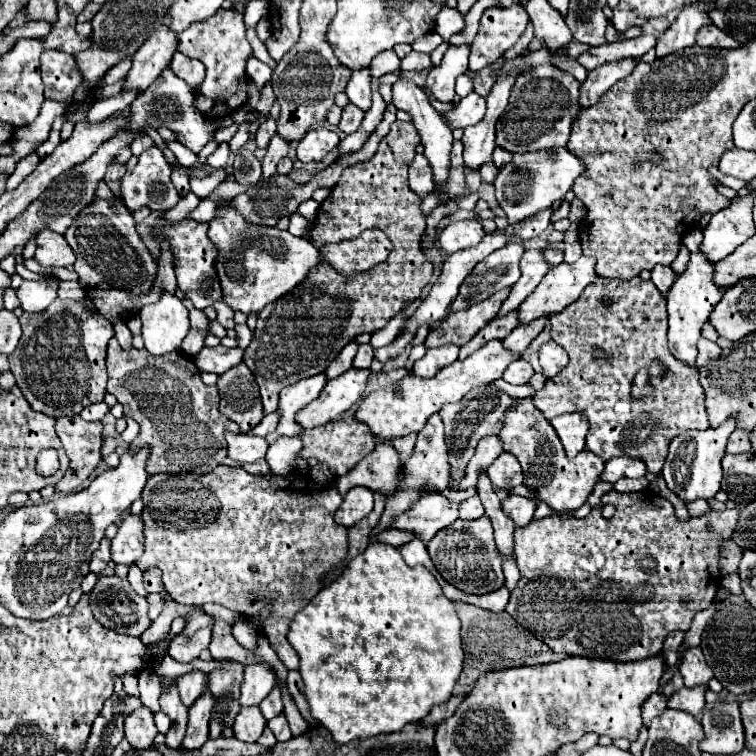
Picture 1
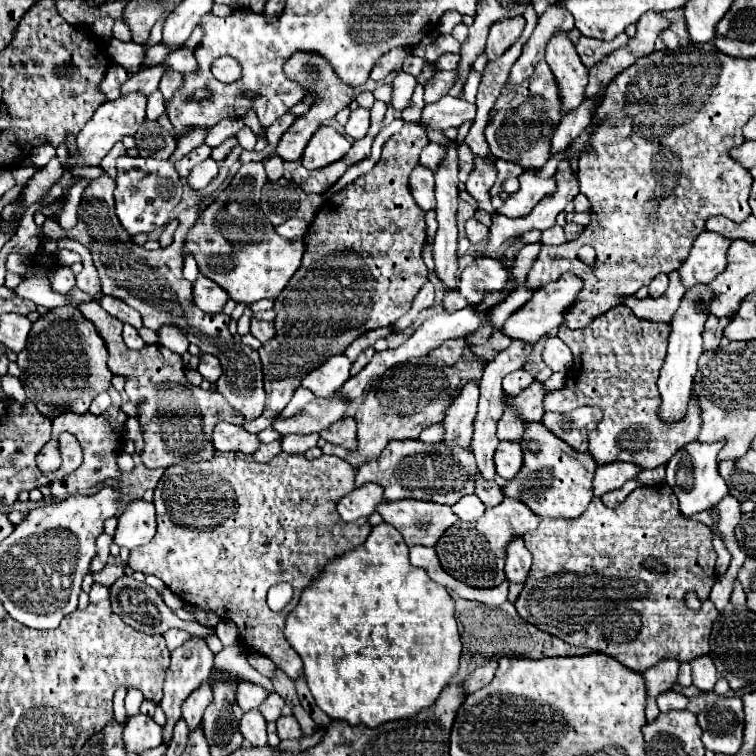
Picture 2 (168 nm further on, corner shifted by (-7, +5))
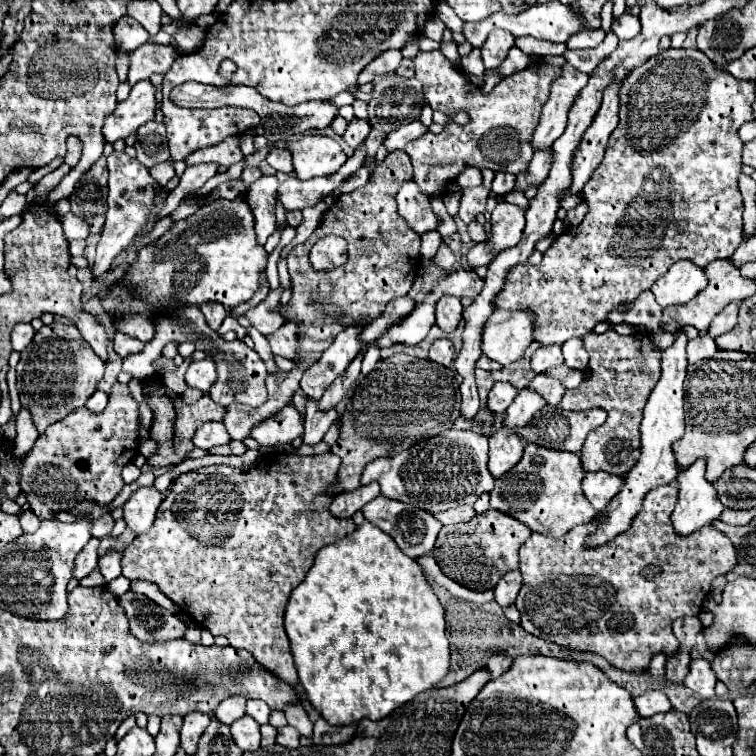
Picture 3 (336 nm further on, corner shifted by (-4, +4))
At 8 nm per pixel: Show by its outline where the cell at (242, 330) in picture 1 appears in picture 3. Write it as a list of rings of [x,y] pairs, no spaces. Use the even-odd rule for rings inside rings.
[[[285,322],[279,330],[275,330],[273,334],[265,336],[269,346],[271,346],[271,352],[275,356],[283,356],[283,358],[289,358],[289,360],[295,360],[297,354],[299,354],[299,346],[297,346],[297,330],[293,328],[291,322]]]

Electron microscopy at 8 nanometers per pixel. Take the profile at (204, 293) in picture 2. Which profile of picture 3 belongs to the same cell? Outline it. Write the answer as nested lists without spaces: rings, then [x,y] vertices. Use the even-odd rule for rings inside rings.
[[[203,302],[203,304],[201,304],[201,312],[205,314],[205,320],[207,320],[207,324],[209,324],[213,330],[219,330],[223,318],[227,316],[225,306],[221,306],[219,302]]]

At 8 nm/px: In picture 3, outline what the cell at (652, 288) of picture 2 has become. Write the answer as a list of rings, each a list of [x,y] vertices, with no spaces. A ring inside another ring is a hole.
[[[645,290],[639,294],[639,298],[635,302],[629,304],[629,308],[621,306],[619,310],[613,310],[607,314],[605,320],[613,322],[613,324],[627,322],[633,326],[645,326],[647,330],[657,332],[659,324],[661,324],[661,306],[657,306],[653,292]]]

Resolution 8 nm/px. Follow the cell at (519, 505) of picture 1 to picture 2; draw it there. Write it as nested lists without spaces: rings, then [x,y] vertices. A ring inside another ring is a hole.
[[[504,499],[500,505],[486,509],[486,513],[478,521],[456,521],[456,525],[448,527],[444,537],[436,543],[436,553],[442,563],[442,567],[458,581],[490,589],[506,581],[504,575],[504,561],[506,561],[506,547],[512,537],[522,537],[526,531],[534,531],[540,523],[540,517],[536,517],[530,509],[526,509],[524,503],[514,499]]]

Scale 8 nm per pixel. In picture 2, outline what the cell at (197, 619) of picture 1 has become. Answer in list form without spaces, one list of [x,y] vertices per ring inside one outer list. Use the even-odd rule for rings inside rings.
[[[194,637],[194,639],[186,641],[182,647],[178,647],[178,649],[172,651],[172,663],[170,663],[170,667],[168,667],[168,677],[166,677],[166,683],[164,683],[164,699],[162,699],[162,703],[160,703],[162,711],[166,713],[166,725],[162,727],[162,729],[164,729],[164,743],[170,743],[170,739],[172,739],[174,725],[176,725],[176,721],[178,721],[180,715],[182,715],[182,713],[180,713],[182,703],[186,701],[186,697],[188,697],[194,689],[198,689],[202,683],[208,681],[212,667],[214,667],[214,653],[208,649],[208,645],[206,645],[204,639]]]

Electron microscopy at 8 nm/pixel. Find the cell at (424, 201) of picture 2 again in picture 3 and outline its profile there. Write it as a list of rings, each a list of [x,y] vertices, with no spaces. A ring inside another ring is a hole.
[[[409,180],[401,186],[397,194],[397,204],[401,216],[405,216],[405,220],[409,222],[409,226],[413,226],[413,230],[417,230],[417,234],[437,228],[439,218],[431,208],[429,196],[417,186],[415,180]]]

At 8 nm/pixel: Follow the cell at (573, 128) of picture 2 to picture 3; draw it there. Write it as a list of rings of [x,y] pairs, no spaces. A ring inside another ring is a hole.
[[[553,148],[535,150],[535,156],[533,156],[527,172],[517,176],[517,186],[515,188],[523,192],[525,186],[529,186],[529,184],[537,184],[539,186],[547,178],[547,174],[551,170],[551,162],[553,162]]]

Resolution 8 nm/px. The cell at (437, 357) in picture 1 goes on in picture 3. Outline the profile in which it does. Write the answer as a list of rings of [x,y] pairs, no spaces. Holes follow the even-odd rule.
[[[441,338],[437,340],[431,350],[429,350],[429,360],[433,362],[439,362],[443,366],[451,366],[453,364],[453,354],[455,354],[455,348],[453,348],[453,342],[447,340],[447,338]]]

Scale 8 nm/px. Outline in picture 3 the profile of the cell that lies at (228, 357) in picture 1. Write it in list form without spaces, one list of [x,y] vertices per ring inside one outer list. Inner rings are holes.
[[[211,358],[199,360],[199,362],[191,362],[185,374],[185,380],[189,386],[203,390],[205,394],[211,390],[211,386],[217,380],[217,372],[215,372],[215,362]]]

